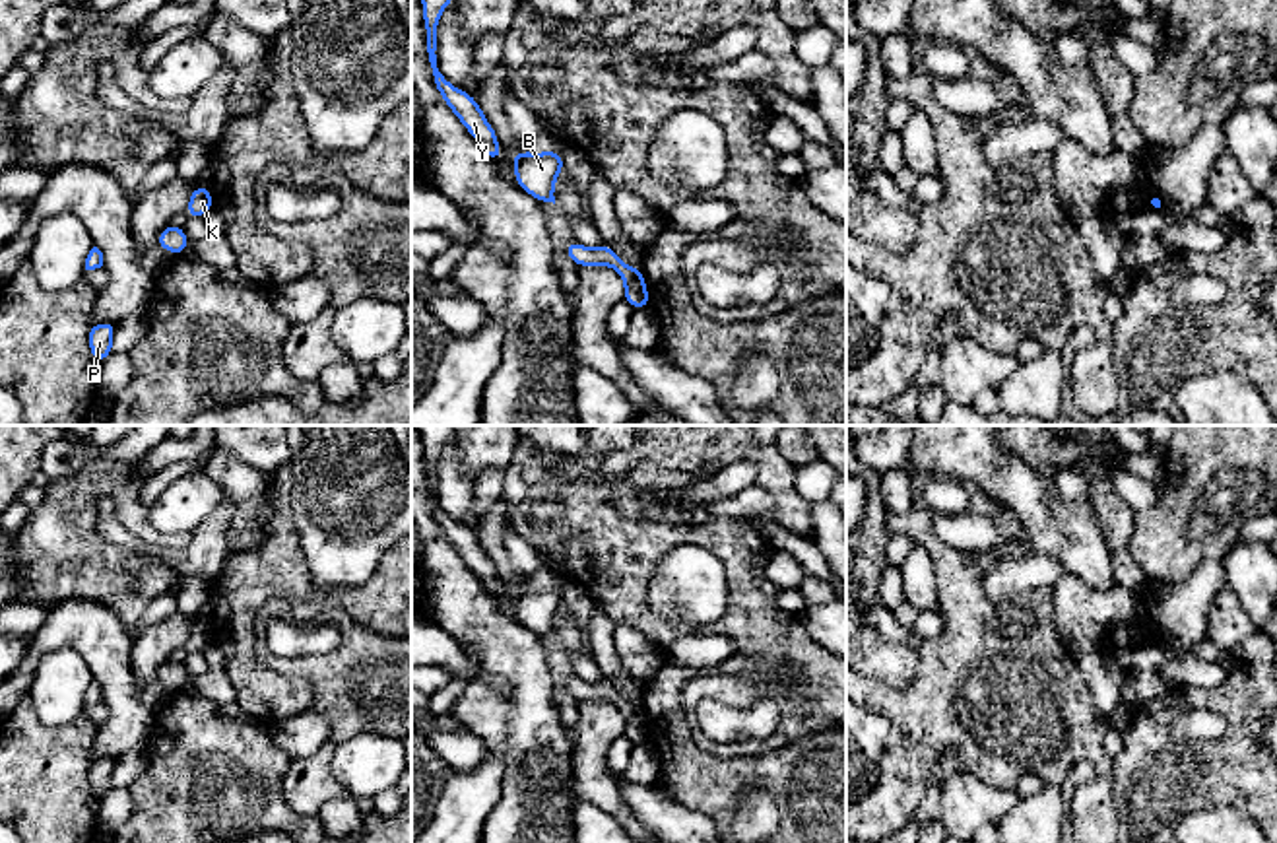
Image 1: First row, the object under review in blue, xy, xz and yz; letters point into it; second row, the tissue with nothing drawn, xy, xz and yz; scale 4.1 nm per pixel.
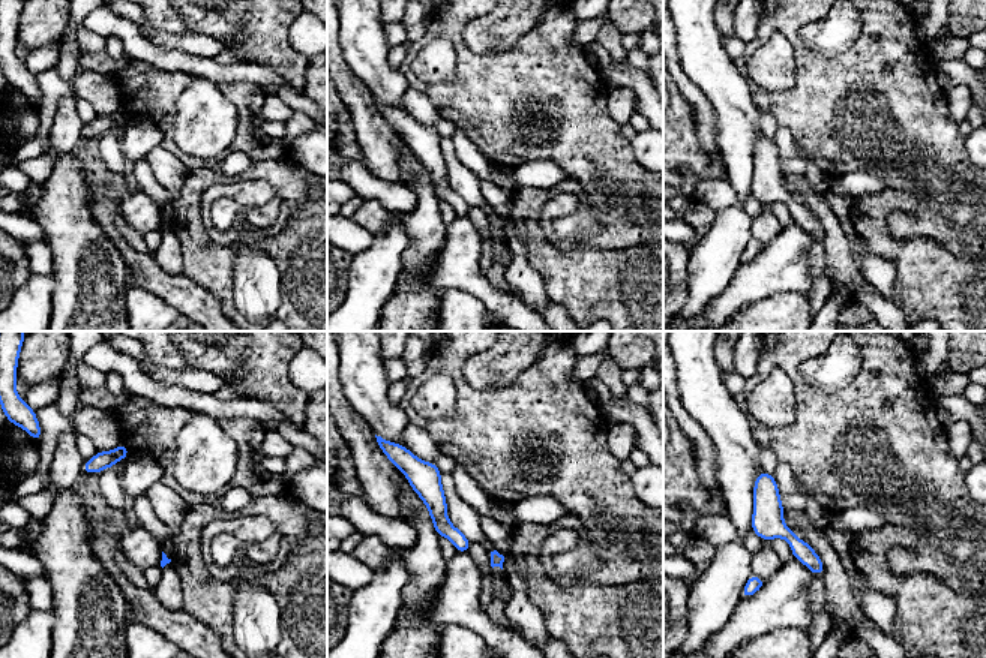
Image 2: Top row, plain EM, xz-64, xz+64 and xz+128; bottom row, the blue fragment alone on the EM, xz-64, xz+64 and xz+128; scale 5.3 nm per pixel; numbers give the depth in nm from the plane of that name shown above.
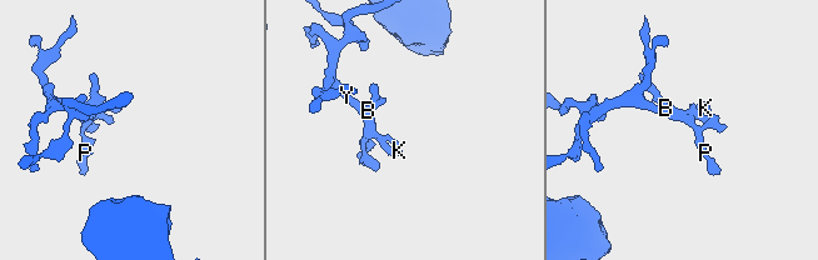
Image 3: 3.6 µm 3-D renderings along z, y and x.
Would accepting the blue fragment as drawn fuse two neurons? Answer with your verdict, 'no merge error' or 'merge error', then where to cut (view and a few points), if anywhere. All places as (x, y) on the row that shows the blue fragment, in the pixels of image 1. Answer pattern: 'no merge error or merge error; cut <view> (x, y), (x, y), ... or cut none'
no merge error; cut none

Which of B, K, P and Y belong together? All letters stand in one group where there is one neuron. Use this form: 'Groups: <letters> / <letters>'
Groups: B K P Y

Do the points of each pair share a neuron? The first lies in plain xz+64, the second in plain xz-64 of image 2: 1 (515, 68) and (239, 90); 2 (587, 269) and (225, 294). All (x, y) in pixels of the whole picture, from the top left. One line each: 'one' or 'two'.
1: one
2: one

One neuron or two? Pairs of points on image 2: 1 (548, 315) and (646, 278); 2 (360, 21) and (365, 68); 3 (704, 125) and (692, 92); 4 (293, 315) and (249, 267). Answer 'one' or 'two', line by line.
1: two
2: one
3: one
4: two

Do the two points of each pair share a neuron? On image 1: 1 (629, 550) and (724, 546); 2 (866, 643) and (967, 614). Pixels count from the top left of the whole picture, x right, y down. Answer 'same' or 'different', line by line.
1: same
2: different

